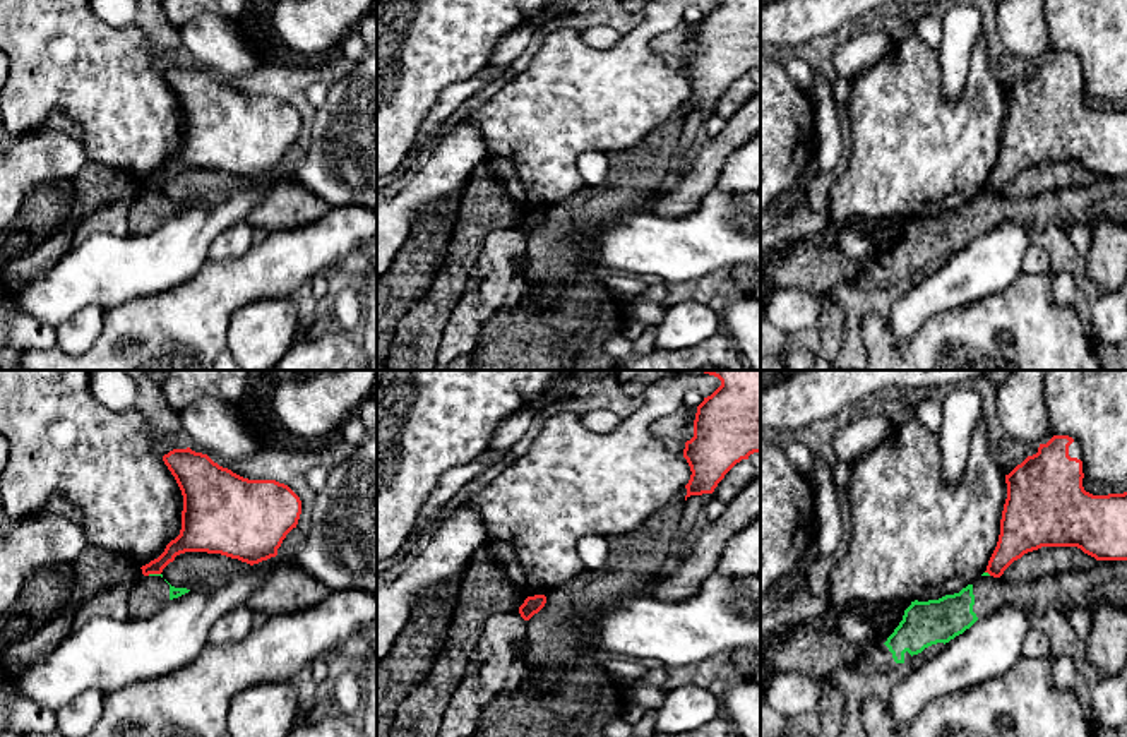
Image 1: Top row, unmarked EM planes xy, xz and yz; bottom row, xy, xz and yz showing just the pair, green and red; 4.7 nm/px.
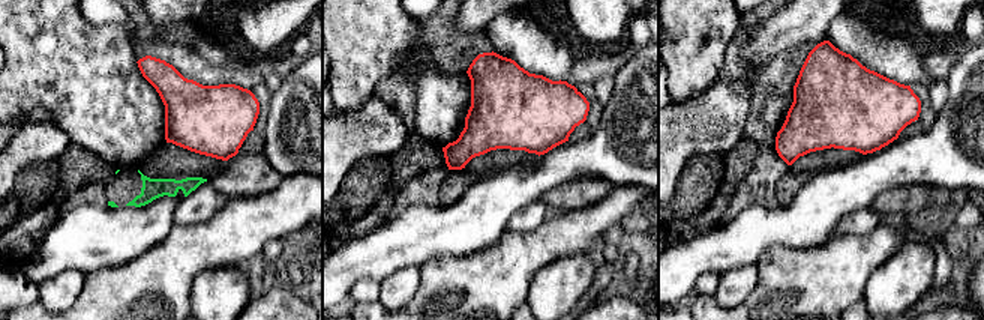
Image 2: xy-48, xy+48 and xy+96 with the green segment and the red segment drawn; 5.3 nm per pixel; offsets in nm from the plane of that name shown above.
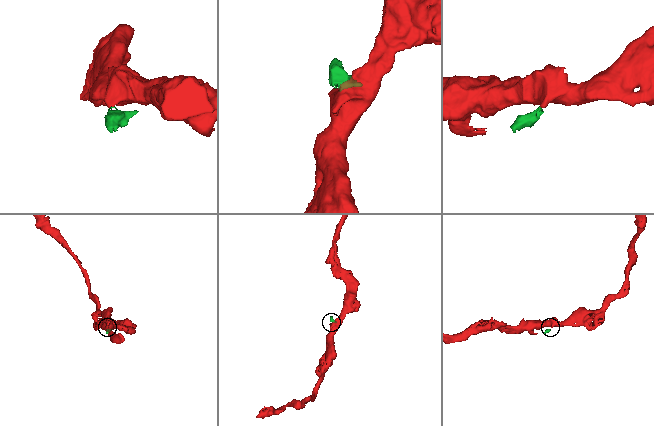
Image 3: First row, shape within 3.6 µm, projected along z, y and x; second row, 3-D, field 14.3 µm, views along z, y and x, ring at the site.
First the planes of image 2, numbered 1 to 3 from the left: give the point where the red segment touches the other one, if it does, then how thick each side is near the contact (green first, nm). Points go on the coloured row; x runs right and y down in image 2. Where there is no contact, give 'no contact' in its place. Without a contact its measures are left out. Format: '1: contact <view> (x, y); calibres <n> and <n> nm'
1: no contact
2: no contact
3: no contact

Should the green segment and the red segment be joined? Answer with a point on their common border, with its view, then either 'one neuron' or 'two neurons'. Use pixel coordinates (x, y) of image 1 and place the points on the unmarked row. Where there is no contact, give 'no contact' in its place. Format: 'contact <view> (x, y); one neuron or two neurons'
contact xy (153, 191); two neurons

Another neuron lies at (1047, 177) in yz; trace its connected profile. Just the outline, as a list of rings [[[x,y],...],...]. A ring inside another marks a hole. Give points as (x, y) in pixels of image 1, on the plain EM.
[[[1041,163],[1014,177],[1002,194],[1011,199],[1028,199],[1045,192],[1089,185],[1096,178],[1077,163]]]

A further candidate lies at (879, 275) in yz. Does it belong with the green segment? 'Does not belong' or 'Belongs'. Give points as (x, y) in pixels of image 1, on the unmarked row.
Belongs

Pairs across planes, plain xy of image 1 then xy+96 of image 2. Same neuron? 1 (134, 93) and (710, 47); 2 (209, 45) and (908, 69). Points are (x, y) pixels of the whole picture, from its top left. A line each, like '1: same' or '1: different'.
1: same
2: same

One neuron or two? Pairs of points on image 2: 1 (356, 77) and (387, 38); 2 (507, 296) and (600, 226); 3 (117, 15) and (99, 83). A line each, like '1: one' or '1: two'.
1: one
2: one
3: two

